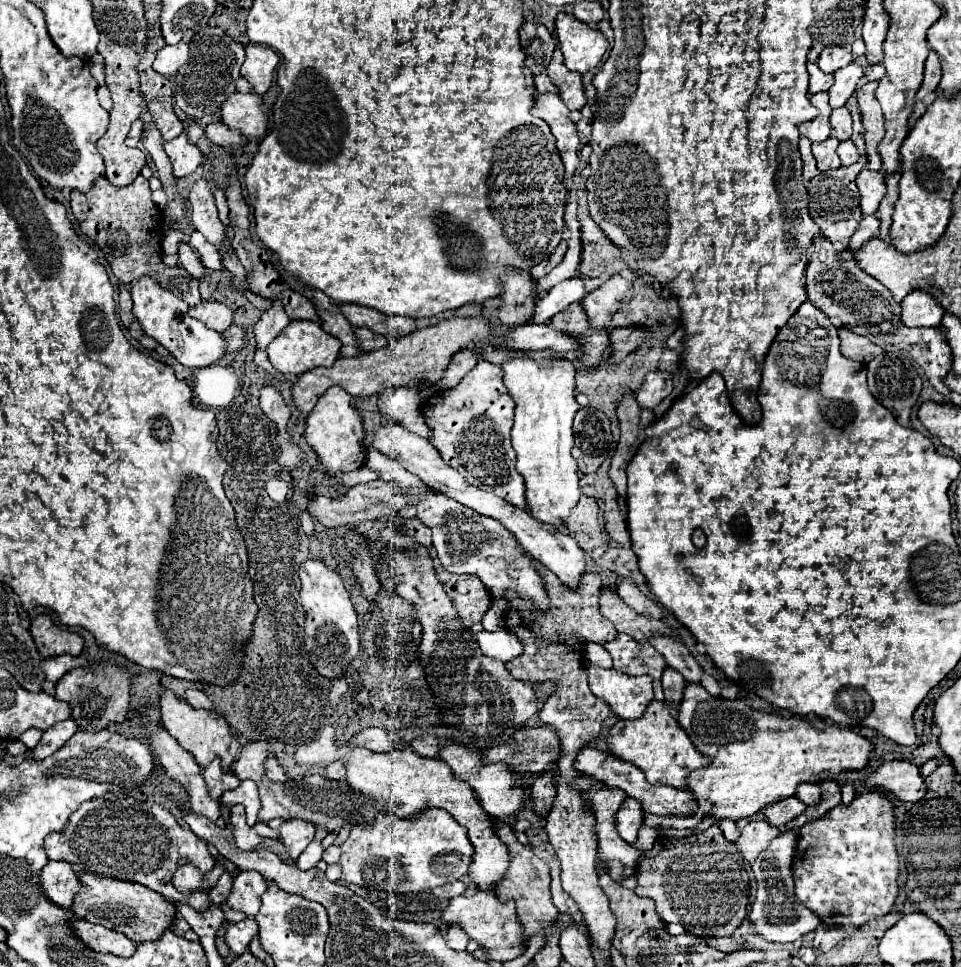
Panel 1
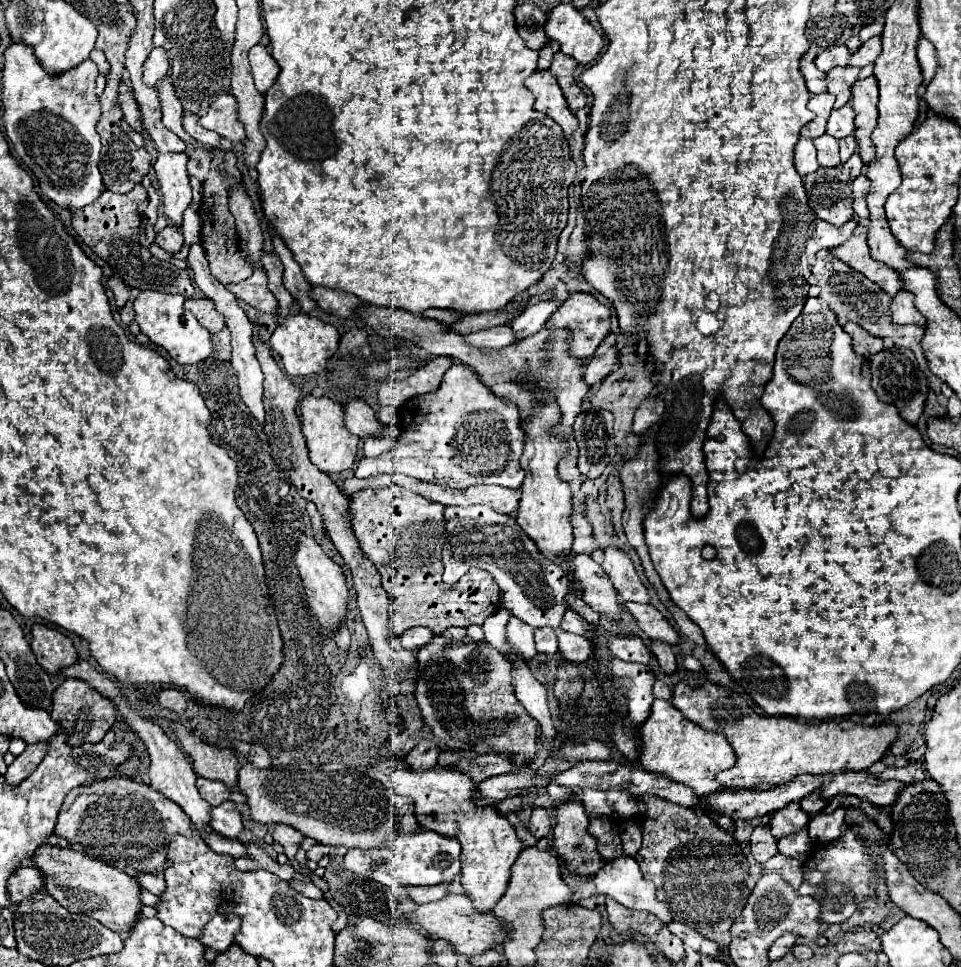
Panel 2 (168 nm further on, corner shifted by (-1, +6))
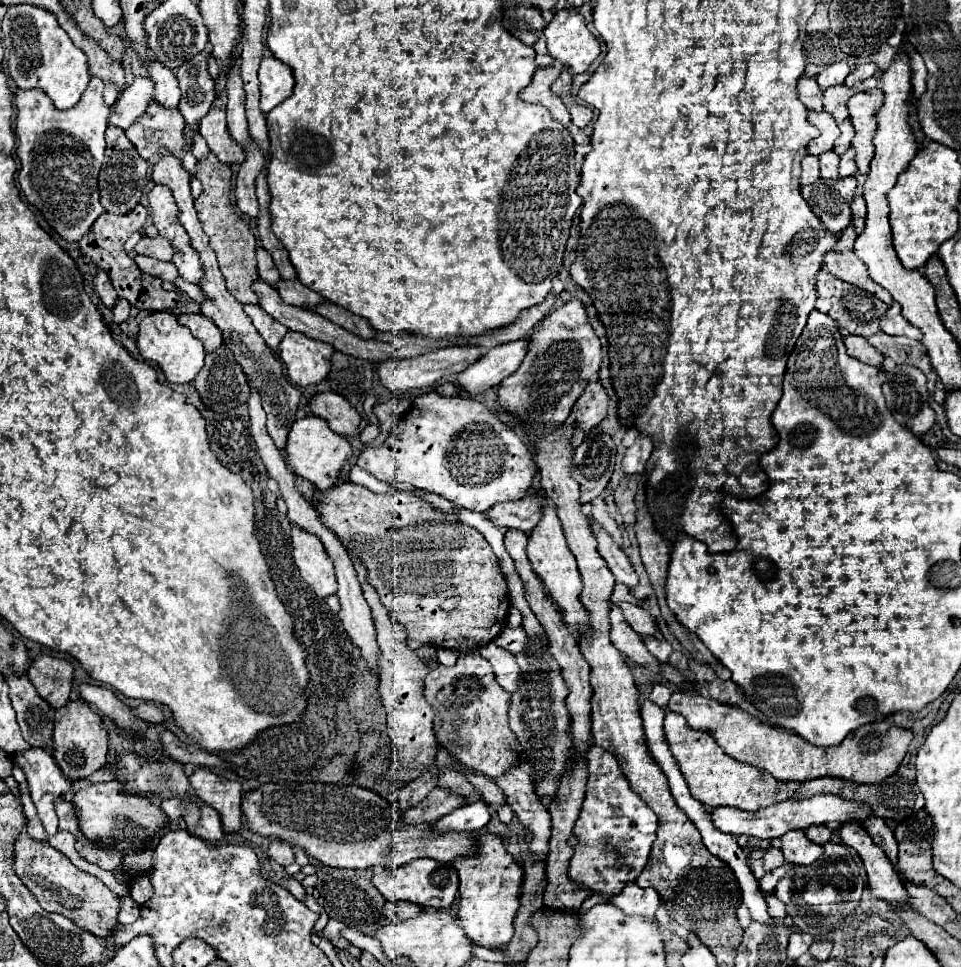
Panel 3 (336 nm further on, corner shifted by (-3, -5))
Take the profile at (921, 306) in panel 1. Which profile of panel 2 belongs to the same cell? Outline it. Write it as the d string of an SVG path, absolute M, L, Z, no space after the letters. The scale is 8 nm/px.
M905 290L897 292L897 296L893 296L889 316L891 316L893 324L917 324L917 326L925 324L925 318L921 316L921 312L915 312L915 308L913 308L913 296L909 296L909 292L905 292Z

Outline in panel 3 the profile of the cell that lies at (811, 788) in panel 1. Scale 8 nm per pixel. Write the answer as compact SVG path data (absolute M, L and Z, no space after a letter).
M809 827L809 829L805 831L805 835L807 835L811 841L819 843L819 845L823 845L823 843L827 843L827 841L831 839L831 831L829 831L827 827Z

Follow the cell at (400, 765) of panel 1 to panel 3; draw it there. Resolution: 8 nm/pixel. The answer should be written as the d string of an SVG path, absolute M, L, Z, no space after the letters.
M475 833L473 839L473 855L461 855L453 861L459 871L459 925L481 947L505 949L513 937L513 917L519 909L523 869L505 849L501 835Z

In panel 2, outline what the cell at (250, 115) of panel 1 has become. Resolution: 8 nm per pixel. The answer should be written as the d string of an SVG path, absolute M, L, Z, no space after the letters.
M221 94L215 98L211 108L205 116L199 118L199 122L211 130L217 132L221 138L229 142L243 142L245 140L245 128L237 124L237 100L233 100L231 94Z

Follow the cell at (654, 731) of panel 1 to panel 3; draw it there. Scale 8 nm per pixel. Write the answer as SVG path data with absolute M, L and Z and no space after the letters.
M667 711L663 729L665 729L667 745L673 751L673 757L679 765L679 771L689 785L691 797L701 801L705 807L727 805L727 807L739 807L743 811L757 811L759 807L769 807L789 797L787 783L777 781L767 771L731 759L727 753L723 753L723 749L715 743L715 739L711 739L711 735L691 729L685 723L683 715Z

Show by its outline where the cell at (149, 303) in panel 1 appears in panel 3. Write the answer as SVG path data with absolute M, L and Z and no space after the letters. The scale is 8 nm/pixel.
M155 311L141 319L139 333L137 333L137 347L139 347L139 353L143 355L143 359L155 361L163 369L167 381L171 381L171 383L193 381L195 375L201 371L203 359L205 359L203 343L199 343L199 339L195 339L191 335L191 331L187 331L187 327L179 325L177 317L167 311Z

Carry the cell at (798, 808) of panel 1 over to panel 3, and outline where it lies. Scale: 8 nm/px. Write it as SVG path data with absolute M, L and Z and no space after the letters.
M787 831L787 835L781 837L781 853L789 863L809 865L823 855L823 849L821 845L807 839L803 831Z

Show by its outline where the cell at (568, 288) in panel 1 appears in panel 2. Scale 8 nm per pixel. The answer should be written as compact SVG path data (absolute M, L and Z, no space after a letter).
M555 300L537 302L533 306L527 306L525 312L511 322L511 328L513 328L515 336L517 336L517 340L523 340L523 338L533 336L535 332L539 332L543 328L545 320L553 314L553 310L557 306L559 306L559 302L555 302Z

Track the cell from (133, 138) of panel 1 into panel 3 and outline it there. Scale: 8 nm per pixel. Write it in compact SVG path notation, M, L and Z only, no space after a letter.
M151 103L125 135L143 159L153 159L161 147L175 155L191 149L185 119L181 119L177 109L165 109L157 103Z

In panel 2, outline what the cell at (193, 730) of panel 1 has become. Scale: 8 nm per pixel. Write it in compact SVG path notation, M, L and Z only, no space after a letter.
M173 722L171 726L173 726L177 738L181 740L183 750L191 756L195 774L201 778L207 778L207 780L219 780L229 790L235 790L237 772L239 772L237 756L231 750L221 750L217 746L205 744L201 738L187 732L179 722Z

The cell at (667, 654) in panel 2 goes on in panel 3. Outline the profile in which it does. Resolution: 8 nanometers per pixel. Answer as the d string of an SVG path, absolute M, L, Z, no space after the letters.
M645 637L645 647L649 649L649 653L661 661L661 663L667 663L669 661L669 655L671 655L671 645L665 641L665 639L659 639L659 637Z

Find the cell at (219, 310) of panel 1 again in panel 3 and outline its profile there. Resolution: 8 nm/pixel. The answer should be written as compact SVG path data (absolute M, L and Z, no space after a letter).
M189 313L189 315L179 315L177 317L181 325L185 325L187 329L191 329L191 333L203 341L205 351L215 351L221 343L223 343L223 335L219 335L219 329L215 327L215 323L211 323L211 319L207 319L201 313Z

